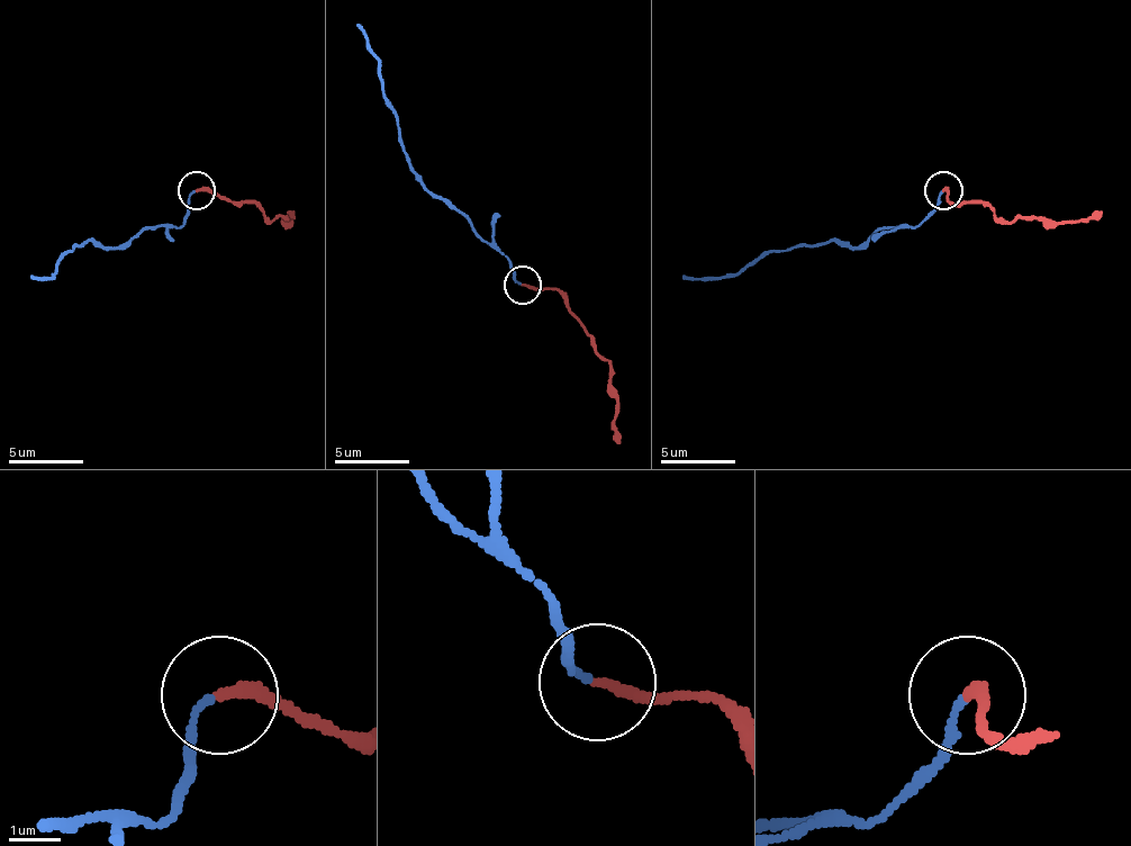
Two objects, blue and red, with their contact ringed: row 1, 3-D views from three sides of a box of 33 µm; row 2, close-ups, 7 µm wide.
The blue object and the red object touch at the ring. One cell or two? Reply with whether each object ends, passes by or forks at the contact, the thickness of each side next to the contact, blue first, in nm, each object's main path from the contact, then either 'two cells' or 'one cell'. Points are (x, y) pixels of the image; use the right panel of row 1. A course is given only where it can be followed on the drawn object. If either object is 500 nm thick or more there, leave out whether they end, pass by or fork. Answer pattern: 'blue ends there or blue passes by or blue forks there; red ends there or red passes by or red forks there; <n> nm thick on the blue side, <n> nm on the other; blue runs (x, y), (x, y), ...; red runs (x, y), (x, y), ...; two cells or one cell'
blue ends there; red ends there; 120 nm thick on the blue side, 240 nm on the other; blue runs (942, 191), (915, 225), (886, 225), (867, 244), (844, 248), (833, 240), (769, 251), (720, 278), (682, 275); red runs (942, 191), (946, 191), (950, 203), (984, 203), (1006, 222), (1021, 217), (1089, 222), (1101, 210); one cell

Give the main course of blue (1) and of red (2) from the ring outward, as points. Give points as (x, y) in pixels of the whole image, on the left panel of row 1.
1: (193, 191), (190, 214), (179, 225), (148, 225), (126, 244), (77, 244), (51, 278), (32, 275)
2: (198, 191), (216, 191), (232, 203), (254, 203), (269, 222), (284, 217), (291, 222), (288, 222), (296, 210)

